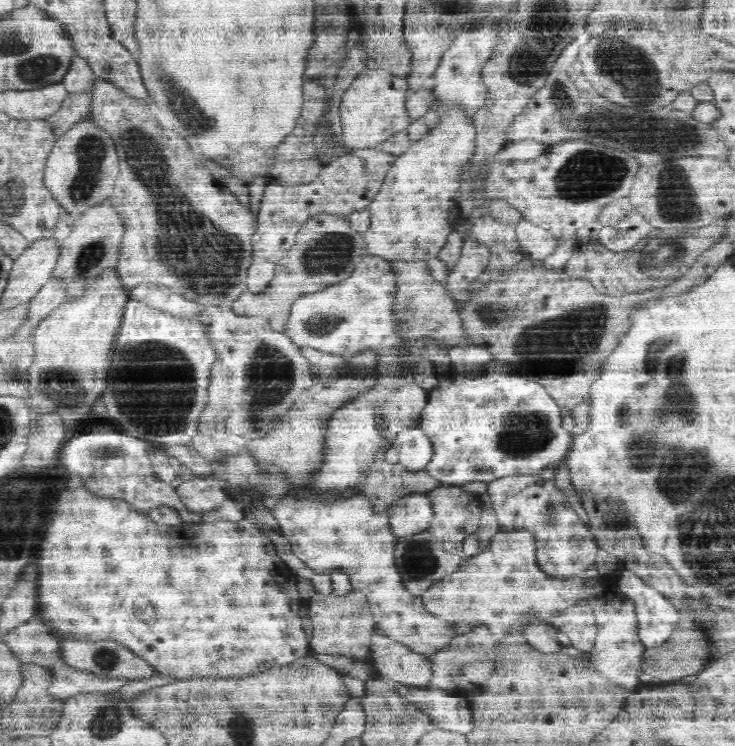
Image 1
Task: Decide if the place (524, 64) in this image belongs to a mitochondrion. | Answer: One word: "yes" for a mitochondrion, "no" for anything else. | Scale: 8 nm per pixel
yes

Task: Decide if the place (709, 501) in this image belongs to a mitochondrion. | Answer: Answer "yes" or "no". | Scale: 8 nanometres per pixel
yes

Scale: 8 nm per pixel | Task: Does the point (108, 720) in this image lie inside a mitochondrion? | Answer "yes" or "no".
yes

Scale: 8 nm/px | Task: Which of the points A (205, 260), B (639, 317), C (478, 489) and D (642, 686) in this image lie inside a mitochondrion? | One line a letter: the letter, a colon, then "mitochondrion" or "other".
A: mitochondrion
B: other
C: other
D: other

